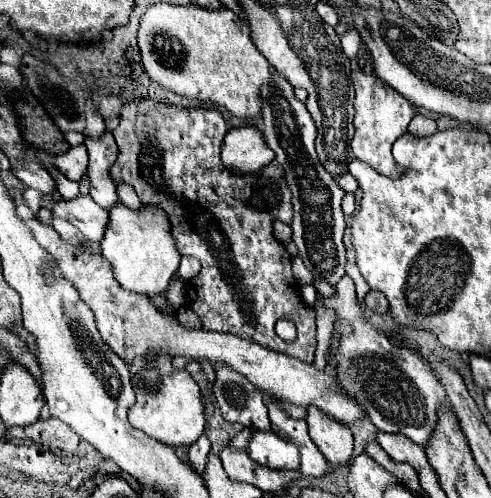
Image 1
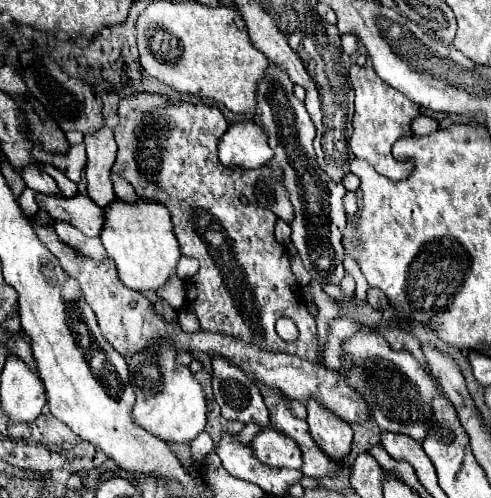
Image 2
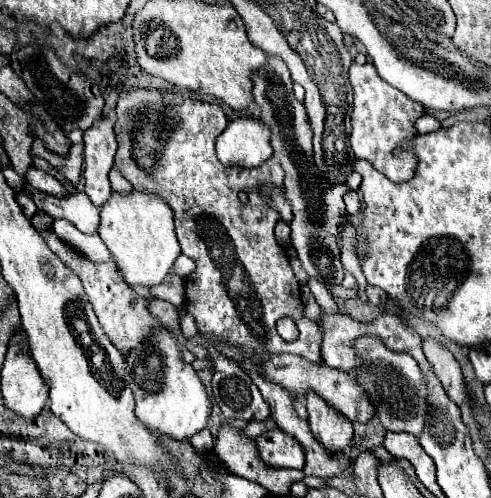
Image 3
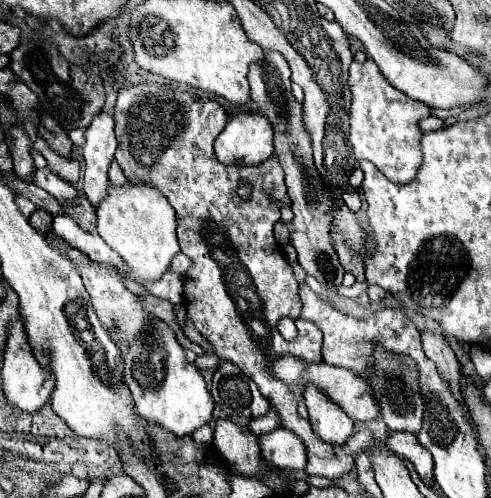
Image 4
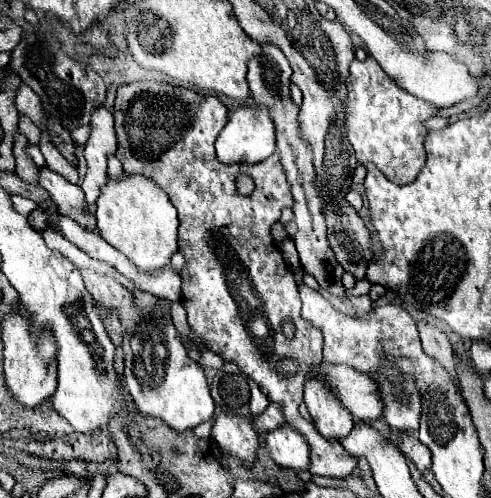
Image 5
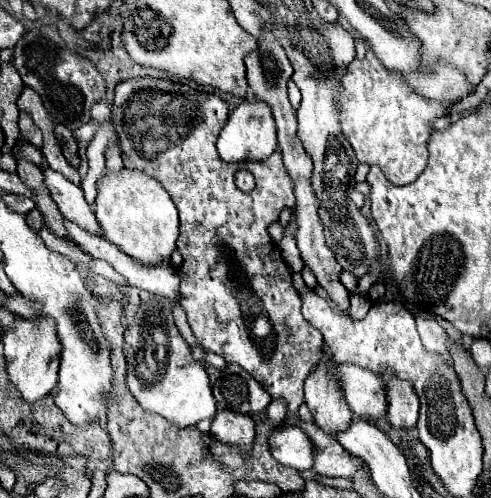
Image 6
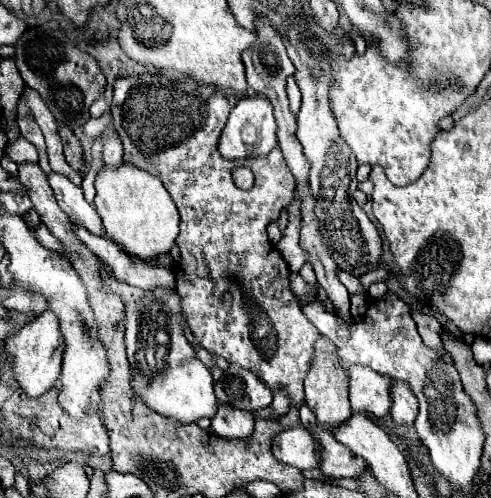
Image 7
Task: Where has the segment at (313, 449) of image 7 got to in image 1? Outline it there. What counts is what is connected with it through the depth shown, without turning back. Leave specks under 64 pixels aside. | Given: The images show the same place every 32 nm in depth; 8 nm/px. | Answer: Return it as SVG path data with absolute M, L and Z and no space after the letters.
M254 432L248 442L248 456L258 464L276 470L296 470L300 464L296 446L274 432Z

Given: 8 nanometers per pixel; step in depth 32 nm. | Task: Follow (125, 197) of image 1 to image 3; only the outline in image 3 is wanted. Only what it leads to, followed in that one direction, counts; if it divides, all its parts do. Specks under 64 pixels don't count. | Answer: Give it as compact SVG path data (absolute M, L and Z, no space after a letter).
M116 168L110 170L110 182L112 182L112 190L118 194L130 194L132 192L132 184Z

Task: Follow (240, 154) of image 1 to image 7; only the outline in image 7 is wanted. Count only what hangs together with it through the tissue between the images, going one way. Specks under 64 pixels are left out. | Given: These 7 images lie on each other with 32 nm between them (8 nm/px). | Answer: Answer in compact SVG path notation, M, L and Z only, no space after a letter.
M264 96L254 98L242 98L230 112L230 118L222 130L218 150L226 160L238 160L238 158L252 158L252 156L264 156L276 148L276 122L272 114L272 106Z

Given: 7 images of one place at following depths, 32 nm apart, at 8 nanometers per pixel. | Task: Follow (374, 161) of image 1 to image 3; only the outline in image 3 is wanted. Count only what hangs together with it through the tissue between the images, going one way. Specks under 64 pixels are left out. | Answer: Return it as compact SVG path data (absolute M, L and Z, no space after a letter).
M356 64L350 66L350 82L354 90L354 110L352 110L352 134L350 146L356 158L368 160L378 172L382 172L392 182L406 182L412 178L416 168L416 156L412 152L394 152L396 146L408 144L414 140L416 130L414 122L424 114L424 106L410 100L400 90L384 82L374 64Z

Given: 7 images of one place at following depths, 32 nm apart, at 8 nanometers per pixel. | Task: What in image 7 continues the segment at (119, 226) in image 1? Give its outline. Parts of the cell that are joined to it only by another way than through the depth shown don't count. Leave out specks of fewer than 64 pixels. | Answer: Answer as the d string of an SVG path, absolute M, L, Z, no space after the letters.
M122 164L118 170L104 168L104 170L100 170L100 174L96 178L96 190L98 190L98 194L96 194L94 206L96 206L96 212L100 214L108 240L114 240L126 254L130 254L142 262L154 262L160 254L170 254L170 250L176 242L176 236L178 236L178 210L176 210L170 194L166 192L166 188L162 186L162 182L156 176L152 176L140 168L134 168L130 164Z

